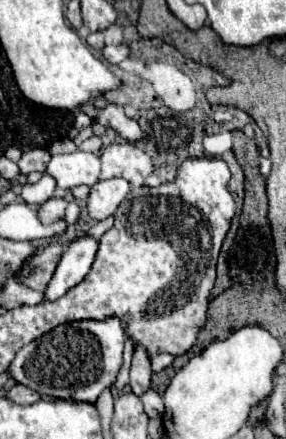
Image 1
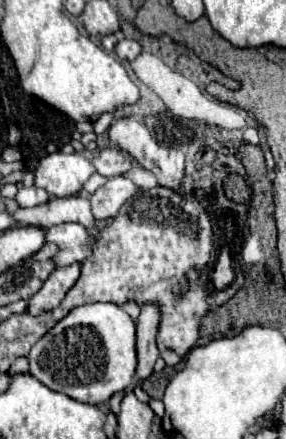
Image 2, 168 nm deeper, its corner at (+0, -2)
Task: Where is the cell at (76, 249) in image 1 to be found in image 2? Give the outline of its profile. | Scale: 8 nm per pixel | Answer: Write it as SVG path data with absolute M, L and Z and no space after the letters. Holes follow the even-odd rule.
M73 264L67 268L57 268L49 276L49 280L45 280L41 290L29 298L27 312L31 316L37 316L37 314L41 314L41 310L57 308L57 304L63 300L63 296L69 292L69 288L77 282L79 270L81 270L79 264Z

